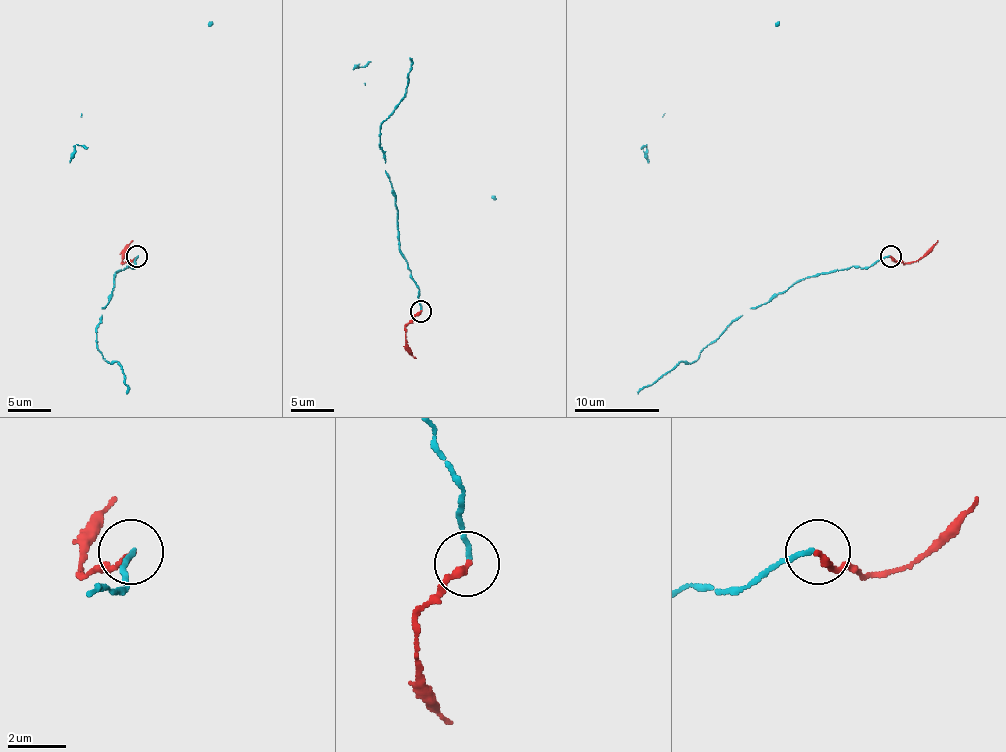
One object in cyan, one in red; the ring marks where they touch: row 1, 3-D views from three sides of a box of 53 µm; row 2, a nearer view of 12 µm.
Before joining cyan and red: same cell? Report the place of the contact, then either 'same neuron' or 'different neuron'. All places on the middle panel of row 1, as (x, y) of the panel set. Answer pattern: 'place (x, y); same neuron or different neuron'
place (420, 311); same neuron

